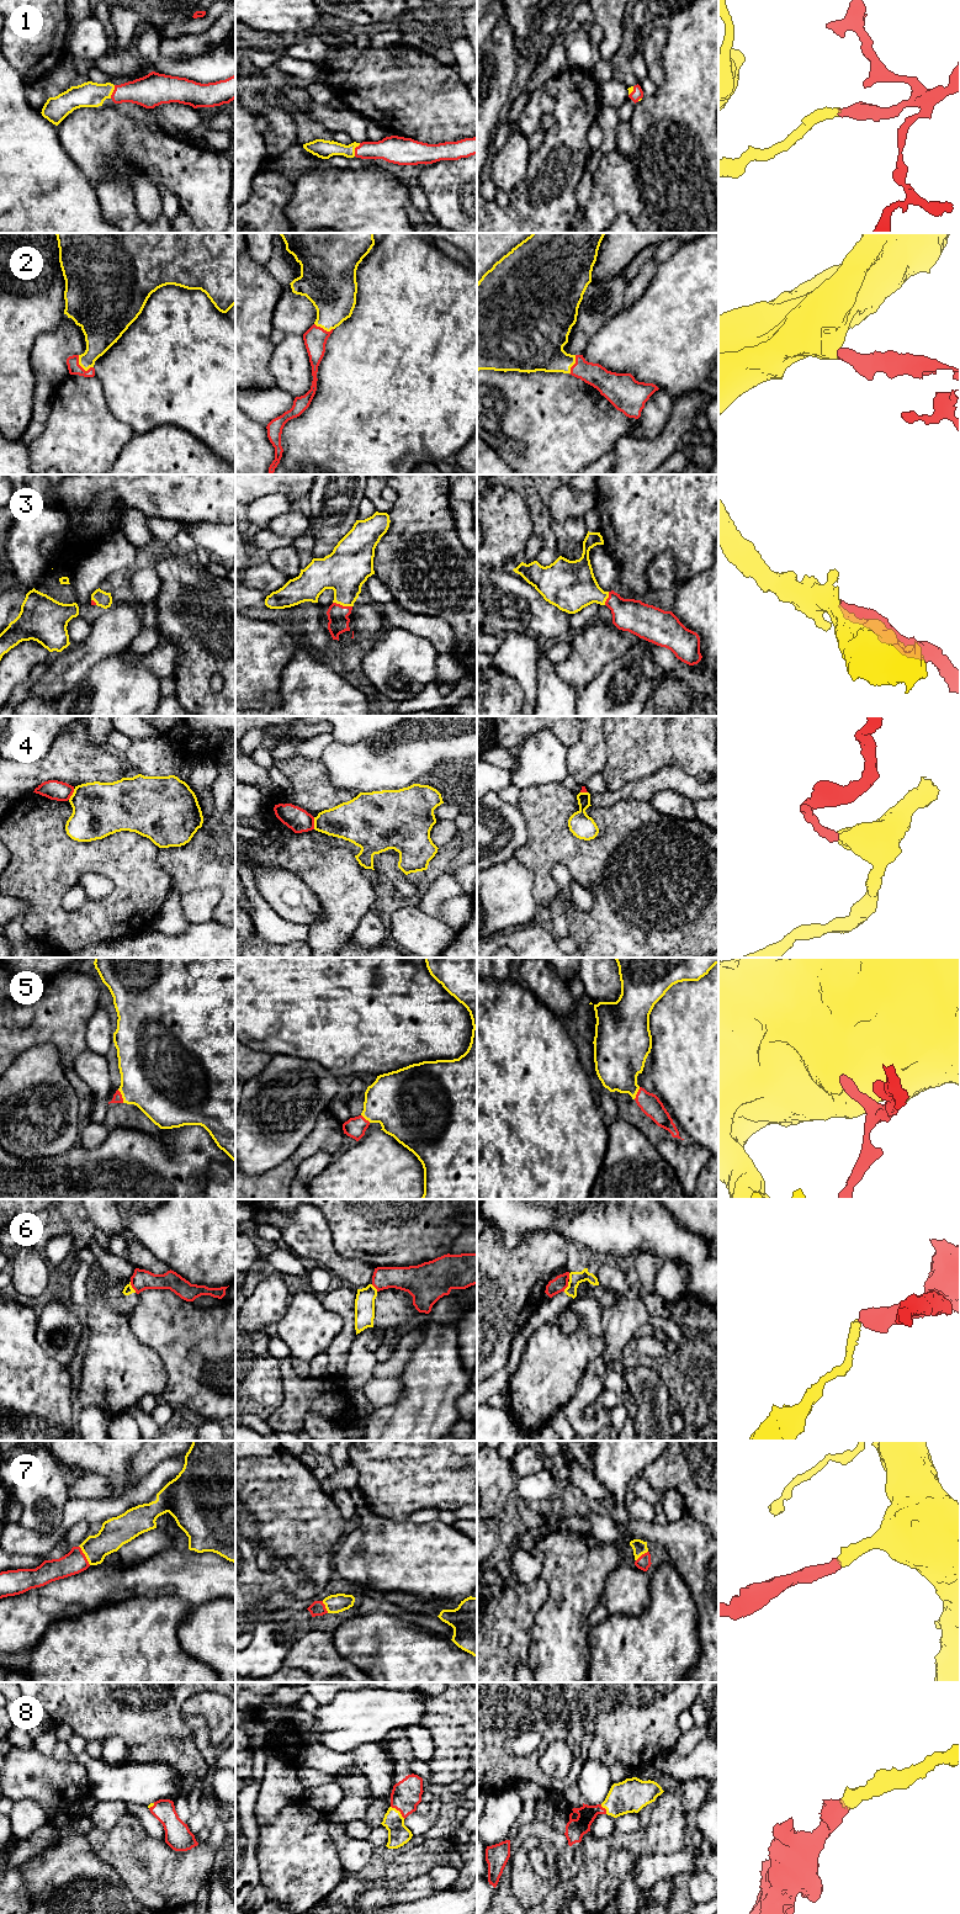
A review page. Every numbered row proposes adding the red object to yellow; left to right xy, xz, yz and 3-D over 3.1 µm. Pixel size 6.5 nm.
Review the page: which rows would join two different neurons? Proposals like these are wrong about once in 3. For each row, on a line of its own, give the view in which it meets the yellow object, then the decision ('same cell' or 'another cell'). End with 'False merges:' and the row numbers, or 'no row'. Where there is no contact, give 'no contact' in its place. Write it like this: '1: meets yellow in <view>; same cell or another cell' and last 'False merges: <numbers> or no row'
1: meets yellow in xz; same cell
2: meets yellow in xy; same cell
3: meets yellow in xz; same cell
4: meets yellow in xz; another cell
5: meets yellow in xy; same cell
6: meets yellow in xy; another cell
7: meets yellow in xy; same cell
8: meets yellow in xz; same cell
False merges: 4, 6

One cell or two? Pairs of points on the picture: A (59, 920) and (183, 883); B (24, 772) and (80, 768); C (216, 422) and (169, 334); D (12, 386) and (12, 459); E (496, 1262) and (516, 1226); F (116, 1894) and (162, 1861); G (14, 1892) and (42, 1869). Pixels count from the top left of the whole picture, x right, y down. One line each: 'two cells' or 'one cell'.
A: two cells
B: one cell
C: one cell
D: two cells
E: two cells
F: two cells
G: two cells

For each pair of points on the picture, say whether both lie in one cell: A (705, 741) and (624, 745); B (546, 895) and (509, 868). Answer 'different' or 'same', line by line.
A: same
B: different

